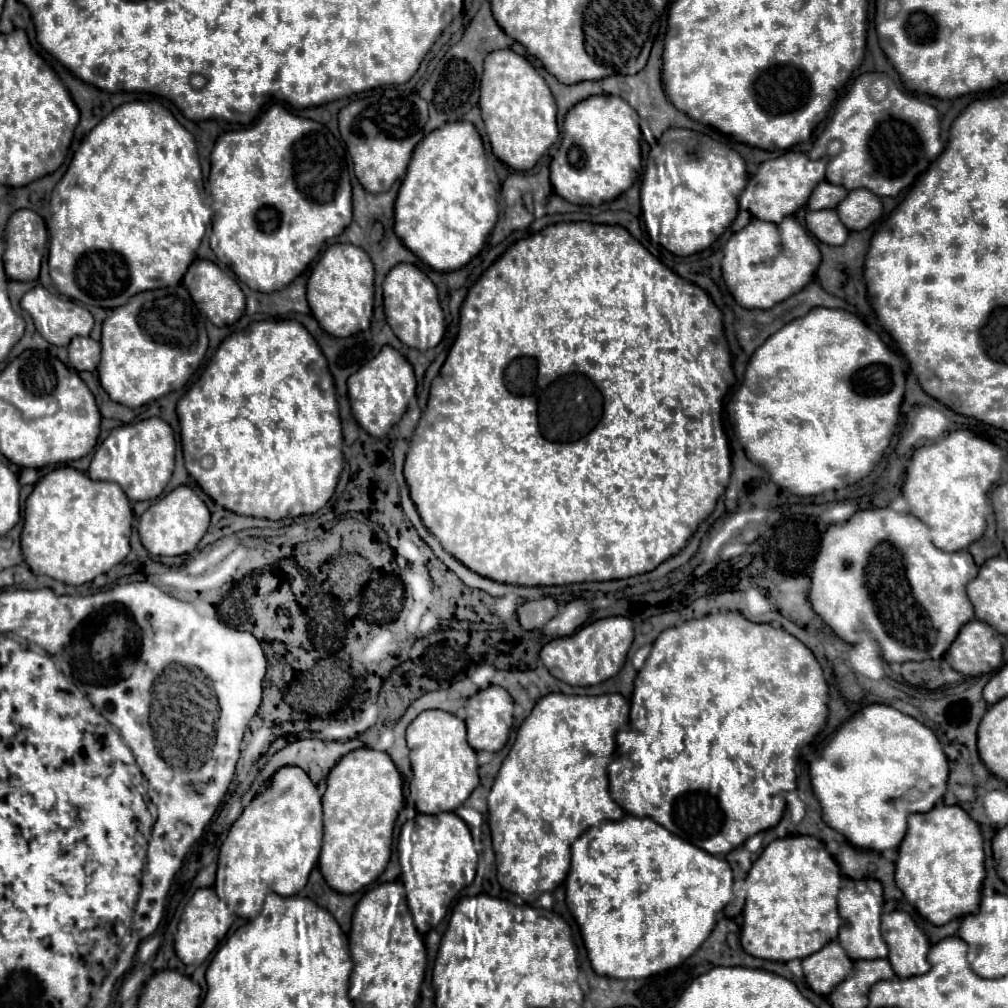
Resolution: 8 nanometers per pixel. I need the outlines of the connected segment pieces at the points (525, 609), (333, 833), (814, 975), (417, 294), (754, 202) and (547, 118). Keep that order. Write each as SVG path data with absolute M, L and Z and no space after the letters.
M544 597L544 599L536 599L536 601L526 601L518 609L518 623L526 631L540 629L556 613L558 613L558 605L556 605L556 601L552 597Z
M356 749L350 755L344 755L338 761L338 767L328 775L328 787L322 797L324 805L324 843L320 851L320 873L326 883L338 893L356 893L362 887L370 885L378 879L378 875L386 869L390 861L390 845L392 845L392 831L398 819L398 811L404 807L404 793L402 793L402 777L394 765L394 761L374 749Z
M838 941L824 945L814 955L802 959L802 969L808 985L818 995L828 995L840 981L844 981L850 971L854 971L854 963L842 951Z
M400 263L384 279L384 315L394 335L408 347L418 351L432 349L440 343L444 335L444 313L438 303L438 293L434 283L414 265Z
M786 151L784 155L764 161L758 167L758 173L748 181L746 189L738 199L740 209L750 211L760 221L780 223L784 217L796 213L800 207L806 205L812 189L824 179L824 171L826 171L826 159L812 161L808 159L806 153Z
M512 49L492 51L484 59L484 77L480 83L480 109L492 153L516 171L528 171L556 143L556 101L542 75Z

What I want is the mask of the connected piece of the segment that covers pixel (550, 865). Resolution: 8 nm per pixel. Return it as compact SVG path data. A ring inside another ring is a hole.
M550 693L534 705L530 717L518 729L516 741L506 755L494 787L488 795L487 823L491 833L498 881L506 891L532 903L540 893L554 891L572 867L572 846L588 827L600 821L618 821L624 811L608 793L608 765L616 751L616 733L630 727L630 703L618 693L598 697Z

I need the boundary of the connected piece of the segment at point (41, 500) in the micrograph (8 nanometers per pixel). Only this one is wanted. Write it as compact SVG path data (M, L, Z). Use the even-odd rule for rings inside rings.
M58 467L36 483L34 491L26 499L24 529L22 529L22 555L36 575L48 575L66 585L82 585L94 577L108 573L130 553L133 511L118 487L110 481L92 481L86 473L72 467Z

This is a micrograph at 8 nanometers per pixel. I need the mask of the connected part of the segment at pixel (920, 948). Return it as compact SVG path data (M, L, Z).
M904 911L882 915L882 939L888 945L888 961L898 977L914 977L930 971L926 961L928 939Z

